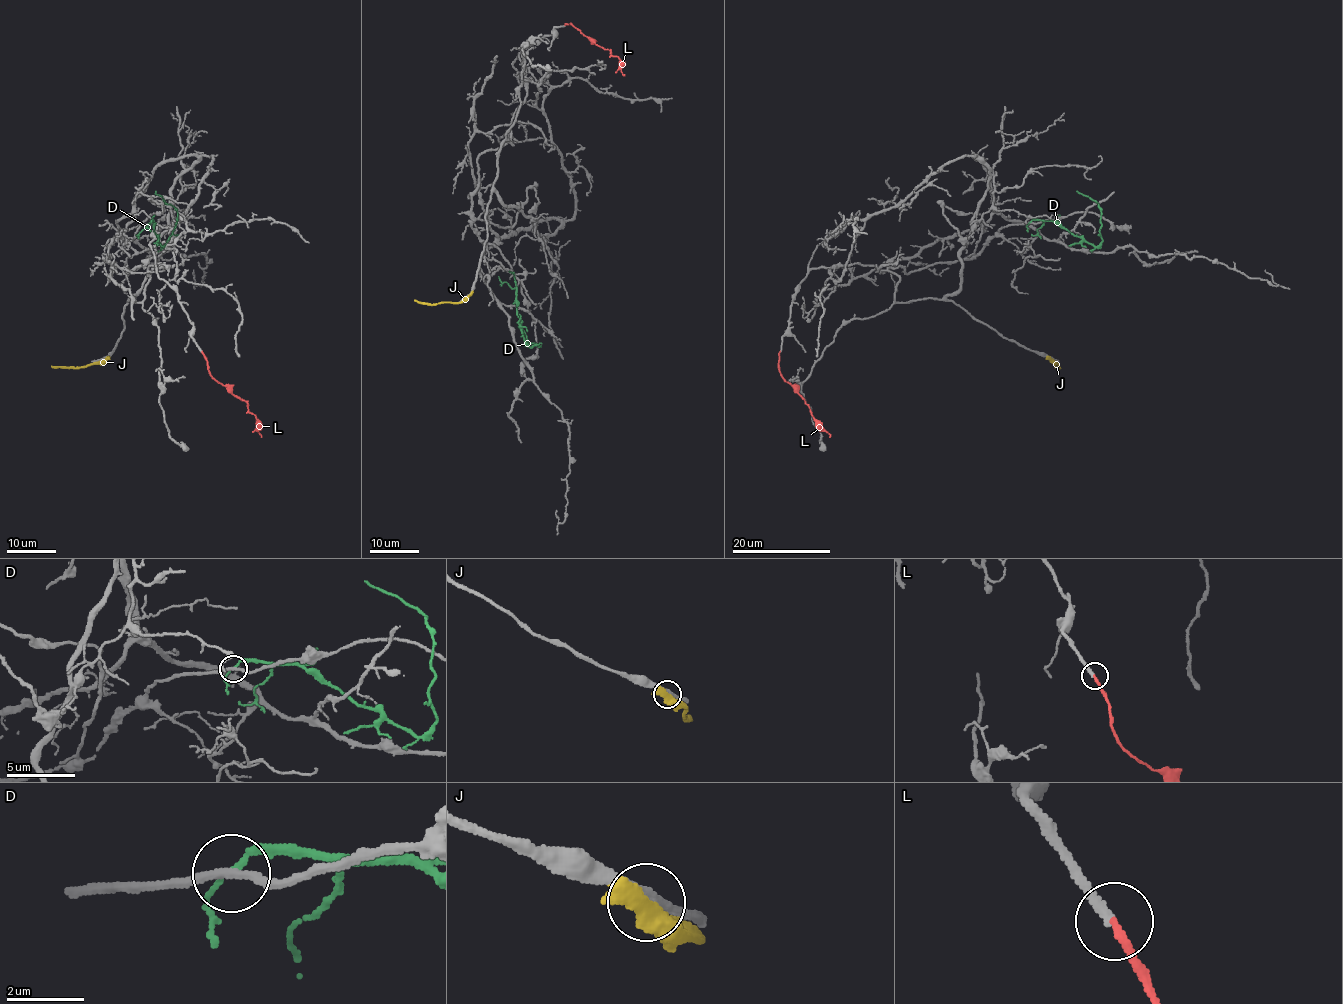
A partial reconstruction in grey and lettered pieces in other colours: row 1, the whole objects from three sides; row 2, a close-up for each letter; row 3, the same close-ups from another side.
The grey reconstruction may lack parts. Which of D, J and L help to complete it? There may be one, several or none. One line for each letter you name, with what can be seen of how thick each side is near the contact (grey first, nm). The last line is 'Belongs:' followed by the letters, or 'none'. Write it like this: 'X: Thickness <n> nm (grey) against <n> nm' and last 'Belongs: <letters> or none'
Belongs: none

